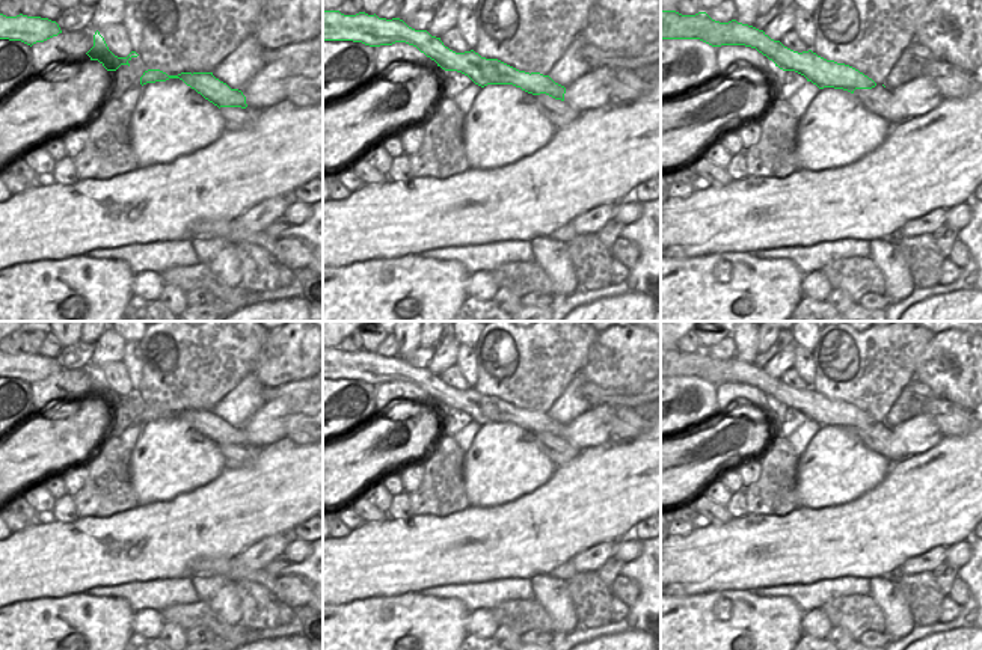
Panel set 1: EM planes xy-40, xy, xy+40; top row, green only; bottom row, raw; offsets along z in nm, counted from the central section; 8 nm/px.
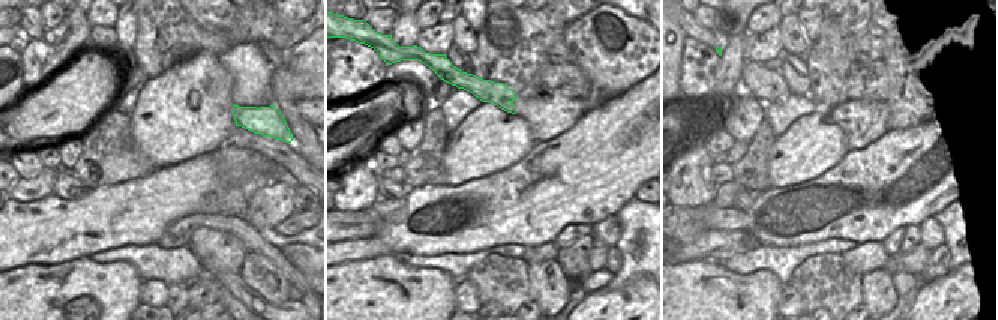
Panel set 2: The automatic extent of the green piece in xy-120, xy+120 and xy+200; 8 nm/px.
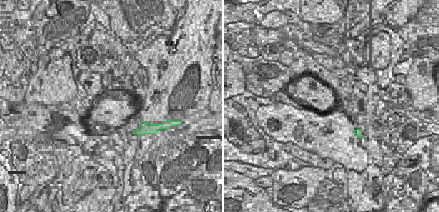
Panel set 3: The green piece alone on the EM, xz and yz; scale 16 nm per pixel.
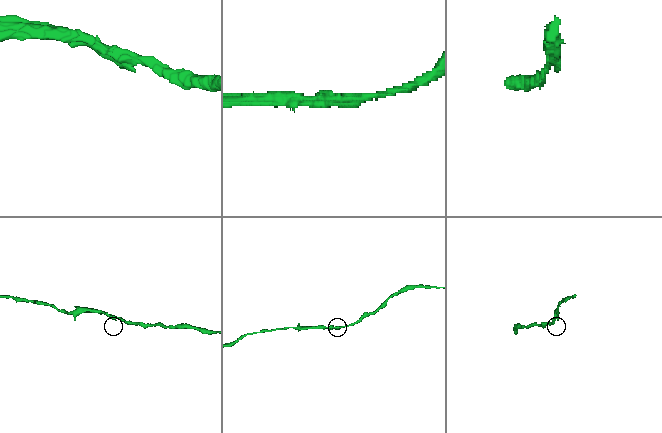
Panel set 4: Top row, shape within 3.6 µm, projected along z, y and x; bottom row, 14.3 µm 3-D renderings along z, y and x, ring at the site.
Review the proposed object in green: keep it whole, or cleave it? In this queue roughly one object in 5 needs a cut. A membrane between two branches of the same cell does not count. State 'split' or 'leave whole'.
leave whole

